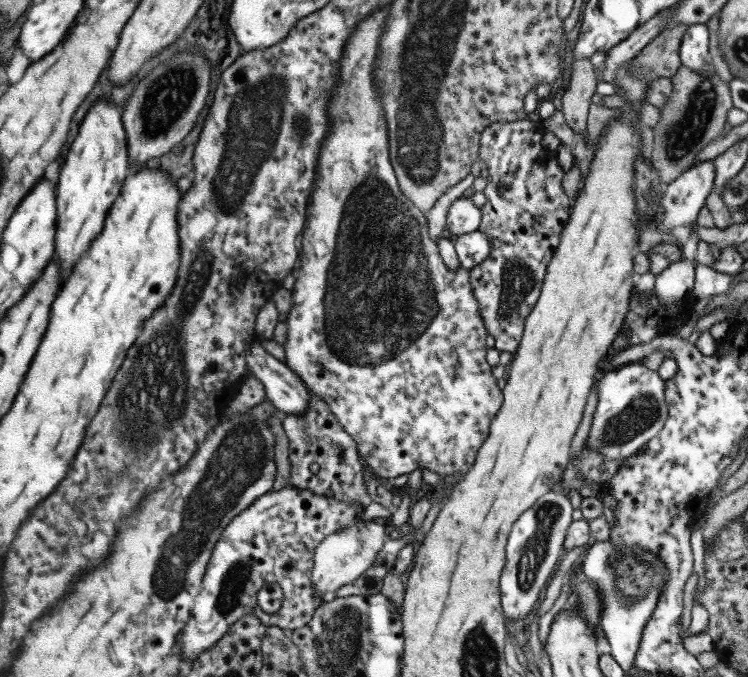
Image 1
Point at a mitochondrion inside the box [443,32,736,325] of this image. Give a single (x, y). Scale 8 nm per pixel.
(687, 132)

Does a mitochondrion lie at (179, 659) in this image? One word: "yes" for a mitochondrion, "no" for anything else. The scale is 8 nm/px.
no

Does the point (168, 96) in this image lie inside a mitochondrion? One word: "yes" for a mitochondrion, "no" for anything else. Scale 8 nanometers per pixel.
yes

